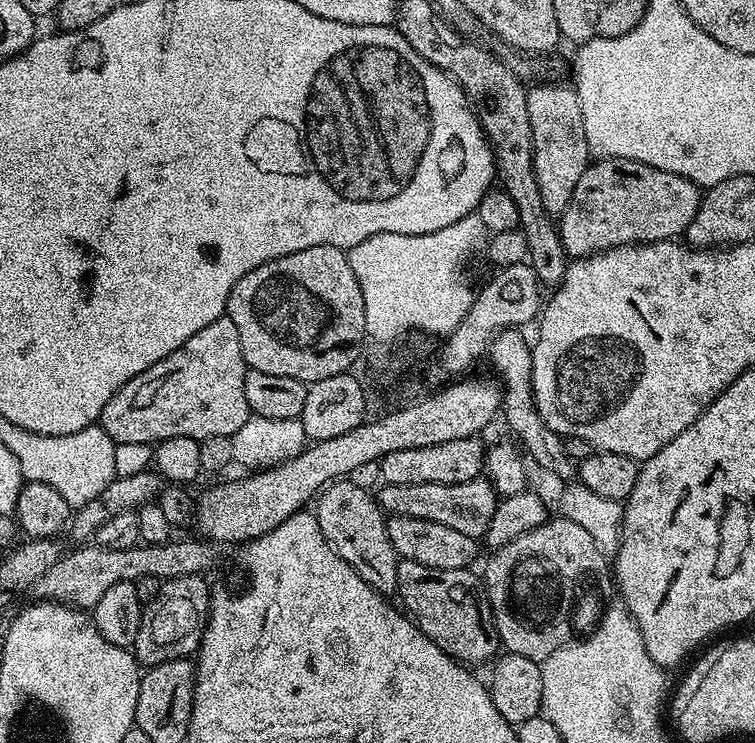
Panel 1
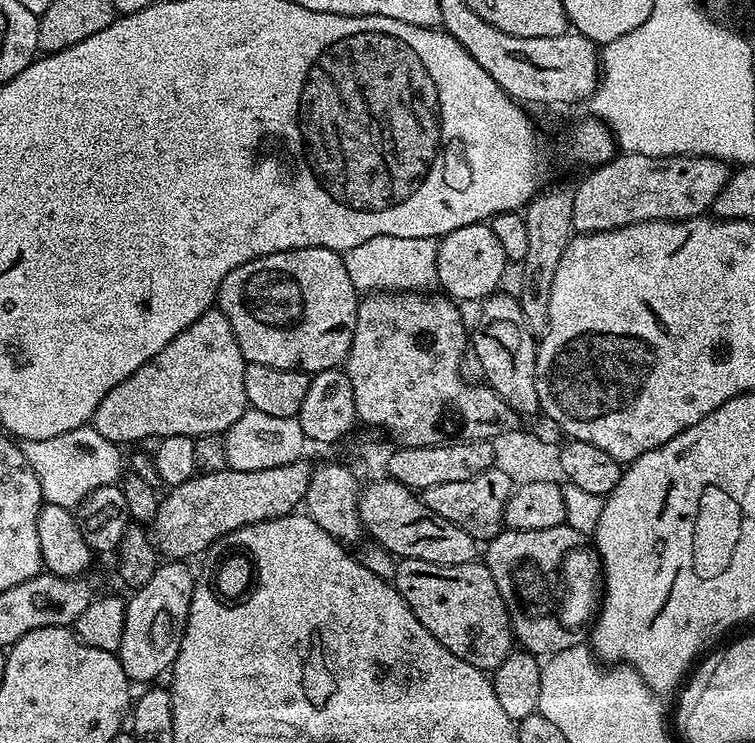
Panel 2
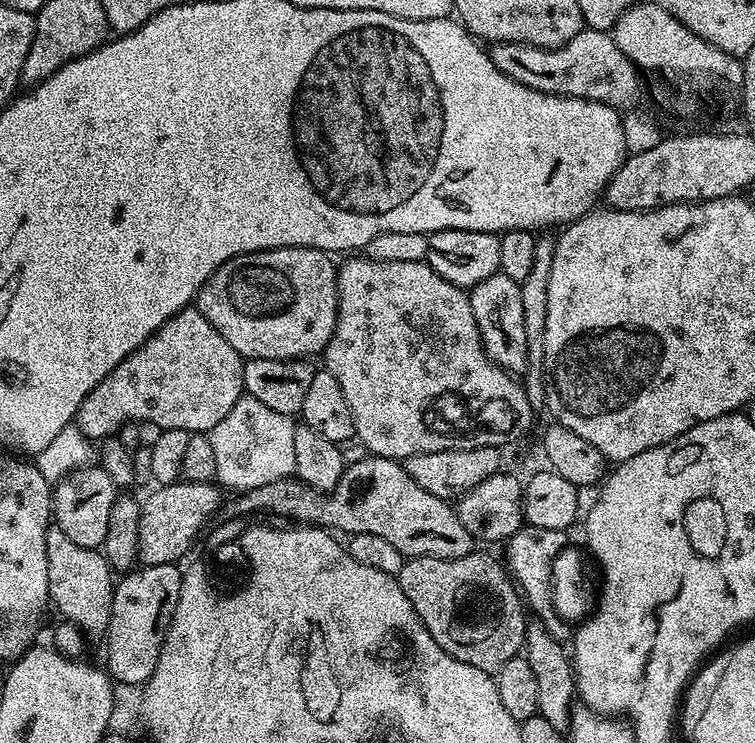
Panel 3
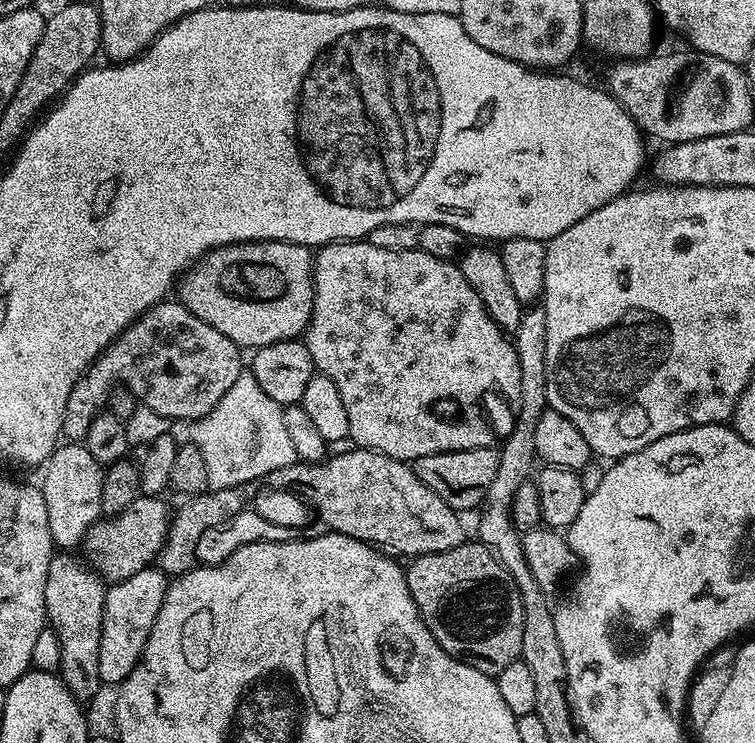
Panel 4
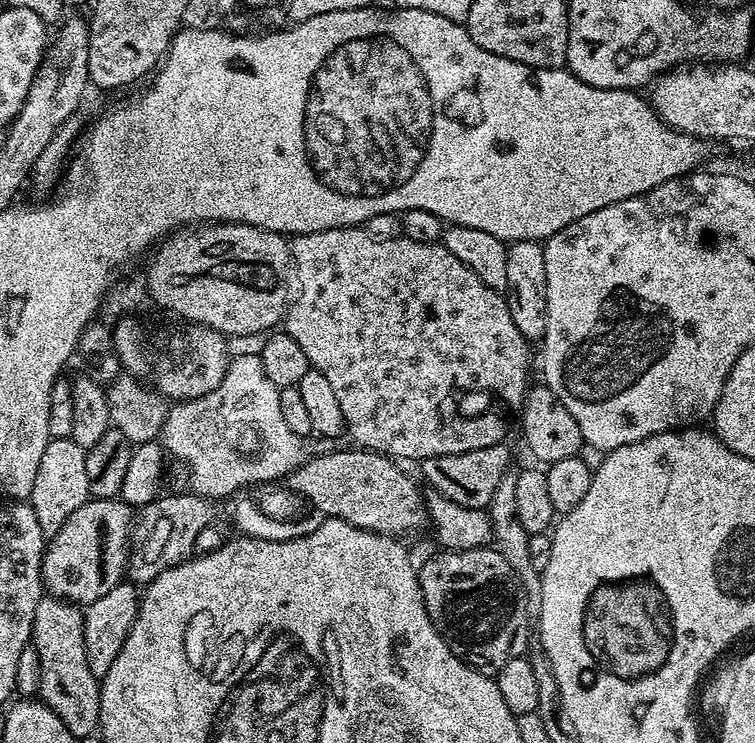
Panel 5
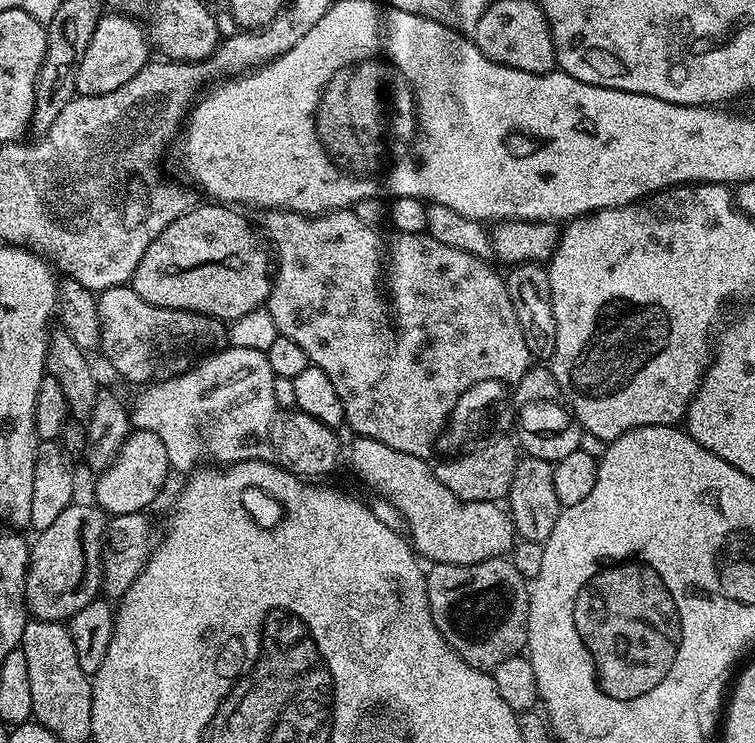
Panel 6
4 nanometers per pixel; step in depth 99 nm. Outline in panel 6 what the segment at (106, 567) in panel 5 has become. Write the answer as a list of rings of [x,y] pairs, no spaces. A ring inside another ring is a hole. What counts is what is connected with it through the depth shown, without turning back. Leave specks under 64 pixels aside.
[[[73,502],[54,518],[46,530],[36,532],[30,544],[28,553],[28,573],[24,587],[24,602],[28,611],[37,620],[71,620],[82,606],[90,606],[90,602],[97,599],[102,592],[102,541],[106,536],[106,513],[97,508],[95,503],[80,504]]]

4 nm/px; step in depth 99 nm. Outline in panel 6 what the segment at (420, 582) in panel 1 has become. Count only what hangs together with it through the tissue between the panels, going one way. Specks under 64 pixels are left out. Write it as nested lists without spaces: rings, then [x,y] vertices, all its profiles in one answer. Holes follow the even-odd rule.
[[[495,556],[473,564],[432,564],[424,577],[426,594],[434,618],[434,626],[446,642],[470,666],[491,670],[506,658],[521,655],[528,643],[528,594],[529,581],[518,574],[511,559]]]

